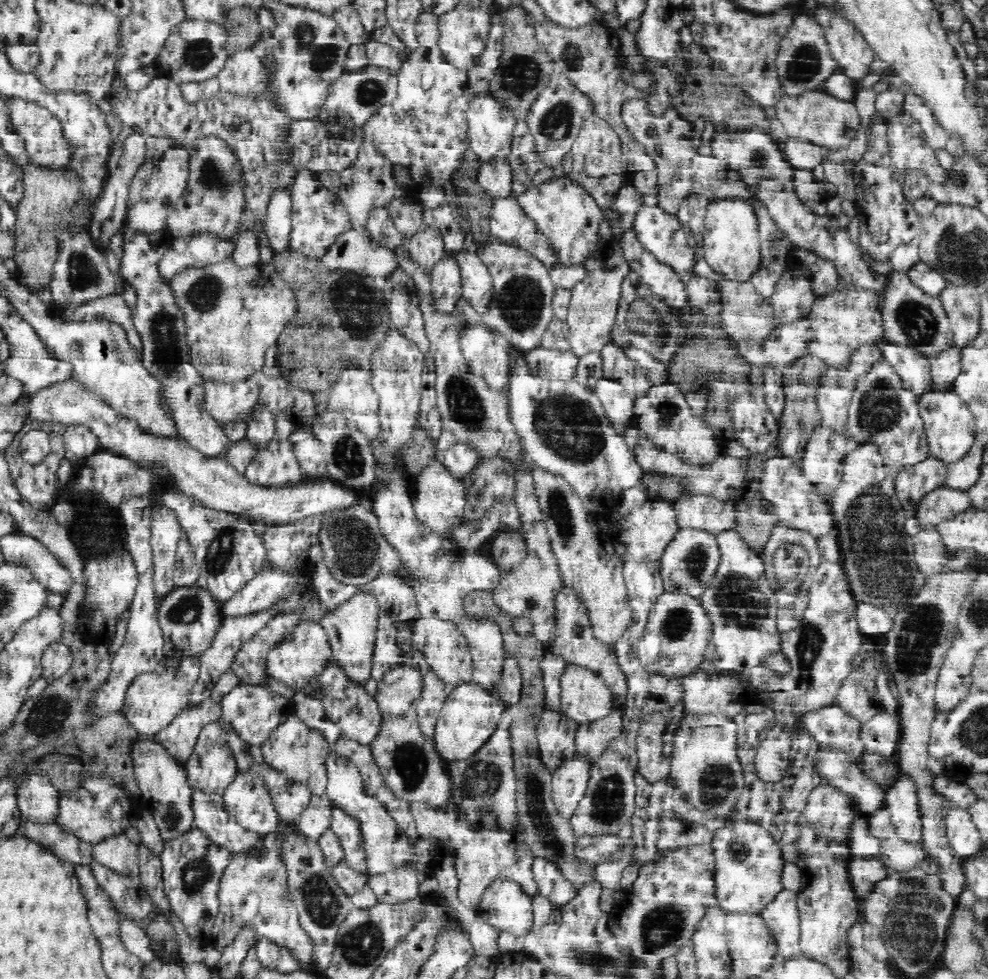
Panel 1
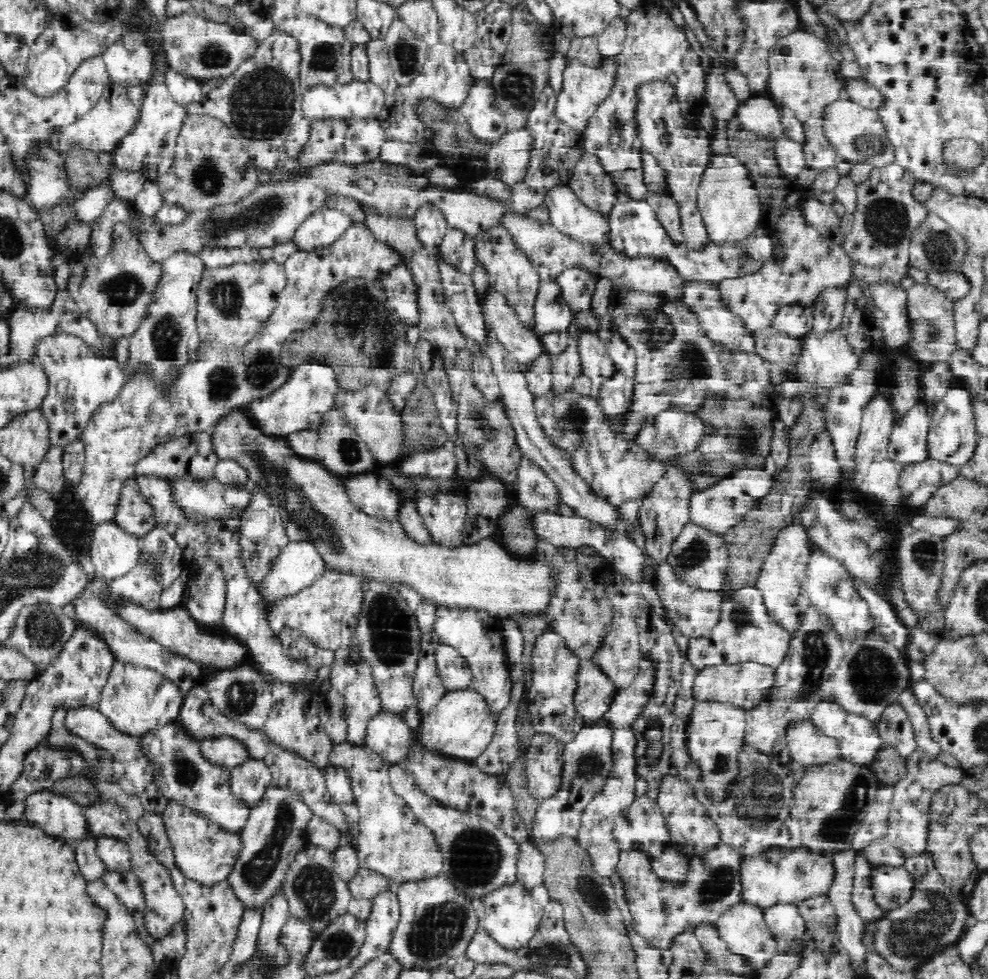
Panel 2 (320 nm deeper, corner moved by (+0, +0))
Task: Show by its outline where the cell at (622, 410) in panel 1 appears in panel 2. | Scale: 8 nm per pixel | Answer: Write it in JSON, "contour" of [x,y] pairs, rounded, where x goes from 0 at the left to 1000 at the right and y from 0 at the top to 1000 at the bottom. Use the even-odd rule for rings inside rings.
{"contour":[[[591,339],[585,345],[588,375],[591,384],[599,389],[601,399],[606,398],[623,382],[623,373],[605,341]]]}

